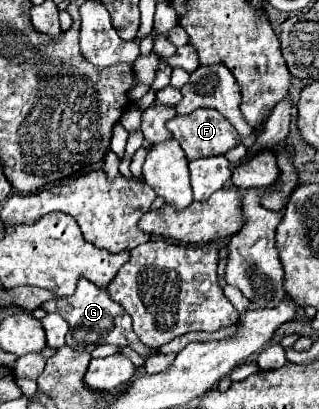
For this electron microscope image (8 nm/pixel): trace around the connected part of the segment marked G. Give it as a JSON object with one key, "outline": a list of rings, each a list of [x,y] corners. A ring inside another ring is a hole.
{"outline":[[[81,278],[81,282],[77,282],[73,296],[47,300],[47,304],[43,304],[41,308],[45,312],[57,312],[67,320],[67,324],[69,324],[67,346],[71,346],[73,350],[91,352],[97,344],[115,344],[115,346],[129,346],[131,350],[135,350],[139,356],[145,356],[145,358],[151,358],[157,354],[157,350],[147,348],[145,344],[141,344],[137,340],[135,332],[131,330],[131,320],[125,318],[127,312],[117,302],[113,302],[103,288],[93,286],[85,278]]]}

